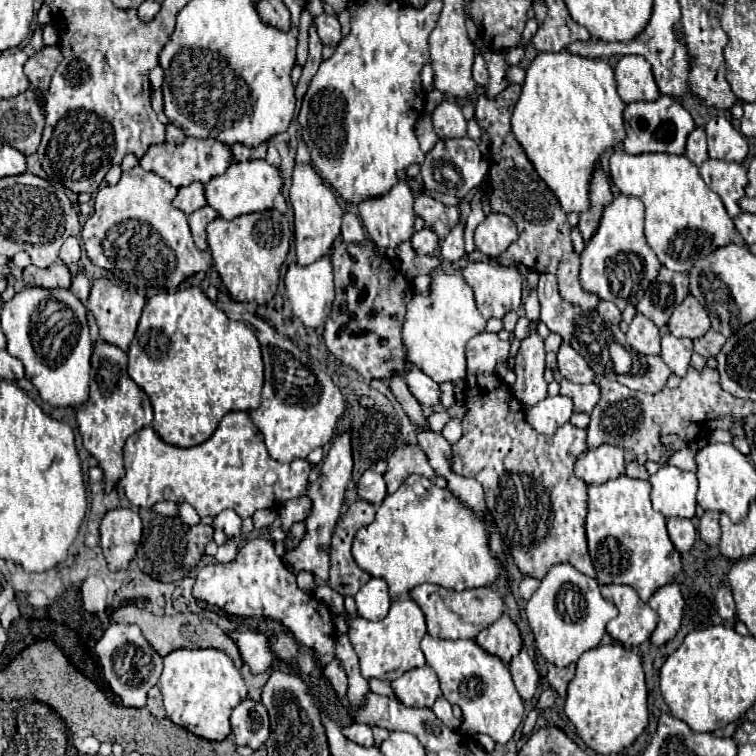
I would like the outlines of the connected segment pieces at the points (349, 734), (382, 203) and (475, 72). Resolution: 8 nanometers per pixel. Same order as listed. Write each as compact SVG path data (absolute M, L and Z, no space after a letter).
M352 724L352 726L346 726L346 728L342 728L342 734L348 738L348 740L352 740L352 742L356 742L356 744L360 744L360 746L372 746L374 744L374 740L372 740L372 728L368 726L368 724Z
M398 172L396 186L392 186L386 194L362 200L358 204L358 212L360 212L360 218L364 222L364 228L370 236L370 240L380 248L384 248L384 246L394 248L396 244L400 244L404 240L410 240L412 238L412 226L414 226L414 220L416 220L412 204L414 204L414 194L412 194L410 186L406 184L402 172Z
M478 54L474 60L474 68L472 68L472 76L478 88L484 88L488 84L488 70L486 70L486 62L484 58Z

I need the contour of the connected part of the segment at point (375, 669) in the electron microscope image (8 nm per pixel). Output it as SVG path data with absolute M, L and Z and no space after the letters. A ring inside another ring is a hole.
M412 598L394 600L388 616L378 622L370 622L360 616L352 616L350 630L348 630L348 638L360 658L362 676L366 680L380 678L380 680L390 680L390 682L402 676L404 672L426 664L424 654L420 650L420 640L424 638L424 634L426 634L424 614Z

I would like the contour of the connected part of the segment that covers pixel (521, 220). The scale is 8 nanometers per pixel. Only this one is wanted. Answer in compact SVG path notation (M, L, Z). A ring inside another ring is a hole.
M512 84L496 100L488 100L484 94L476 100L476 120L486 132L490 134L490 172L488 172L488 200L492 212L506 214L518 226L518 240L498 258L500 264L524 264L528 270L538 274L556 274L560 296L570 302L578 304L582 310L594 310L600 302L596 294L588 294L578 284L578 270L580 270L580 256L574 252L570 230L572 226L566 220L566 212L560 208L560 202L546 186L546 182L536 174L532 162L526 158L522 146L516 142L510 130L510 116L520 98L520 86Z

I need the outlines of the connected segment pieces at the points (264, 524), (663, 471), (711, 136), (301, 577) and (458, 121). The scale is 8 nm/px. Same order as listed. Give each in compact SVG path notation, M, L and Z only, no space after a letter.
M268 508L268 510L258 510L258 512L252 516L254 528L256 528L256 530L260 530L260 528L270 528L276 518L278 518L278 514L276 514L276 510L272 510L272 508Z
M666 464L650 476L650 484L654 510L662 512L666 518L694 518L698 490L694 472L686 472L672 464Z
M712 118L706 124L706 136L708 136L708 154L710 158L718 160L732 160L742 162L748 154L748 144L742 132L738 132L730 120L726 118Z
M300 572L296 578L298 578L298 586L300 586L300 590L304 590L306 594L314 594L314 590L316 590L316 582L314 582L314 576L312 576L312 574L308 574L308 572Z
M444 100L432 110L432 124L438 138L462 138L466 136L466 120L456 102Z

